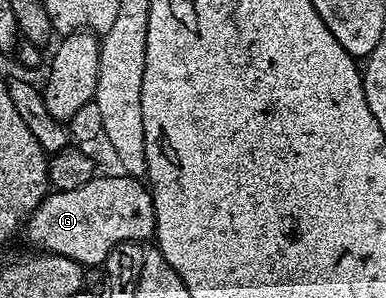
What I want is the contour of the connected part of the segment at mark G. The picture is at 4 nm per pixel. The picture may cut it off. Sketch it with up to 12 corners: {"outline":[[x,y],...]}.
{"outline":[[97,175],[48,192],[28,243],[99,267],[155,235],[151,190]]}

